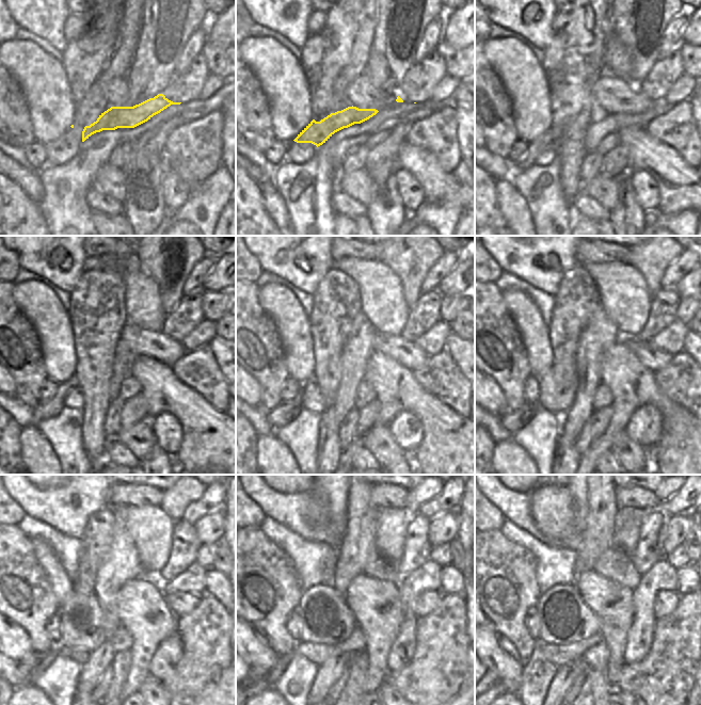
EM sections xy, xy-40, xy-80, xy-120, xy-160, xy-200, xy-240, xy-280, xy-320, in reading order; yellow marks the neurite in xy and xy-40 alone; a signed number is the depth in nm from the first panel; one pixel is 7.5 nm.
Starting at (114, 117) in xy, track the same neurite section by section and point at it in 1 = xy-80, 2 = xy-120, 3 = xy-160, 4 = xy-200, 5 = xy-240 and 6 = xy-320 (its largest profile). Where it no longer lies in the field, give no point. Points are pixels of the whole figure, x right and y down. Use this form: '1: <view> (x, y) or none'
1: xy-80 (553, 139)
2: xy-120 (45, 410)
3: xy-160 (286, 411)
4: xy-200 (513, 419)
5: xy-240 (32, 666)
6: xy-320 (496, 681)

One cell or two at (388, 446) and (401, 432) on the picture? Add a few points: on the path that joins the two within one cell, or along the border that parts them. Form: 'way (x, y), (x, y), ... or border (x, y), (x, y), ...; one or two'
border (386, 425), (395, 442), (404, 451); two

